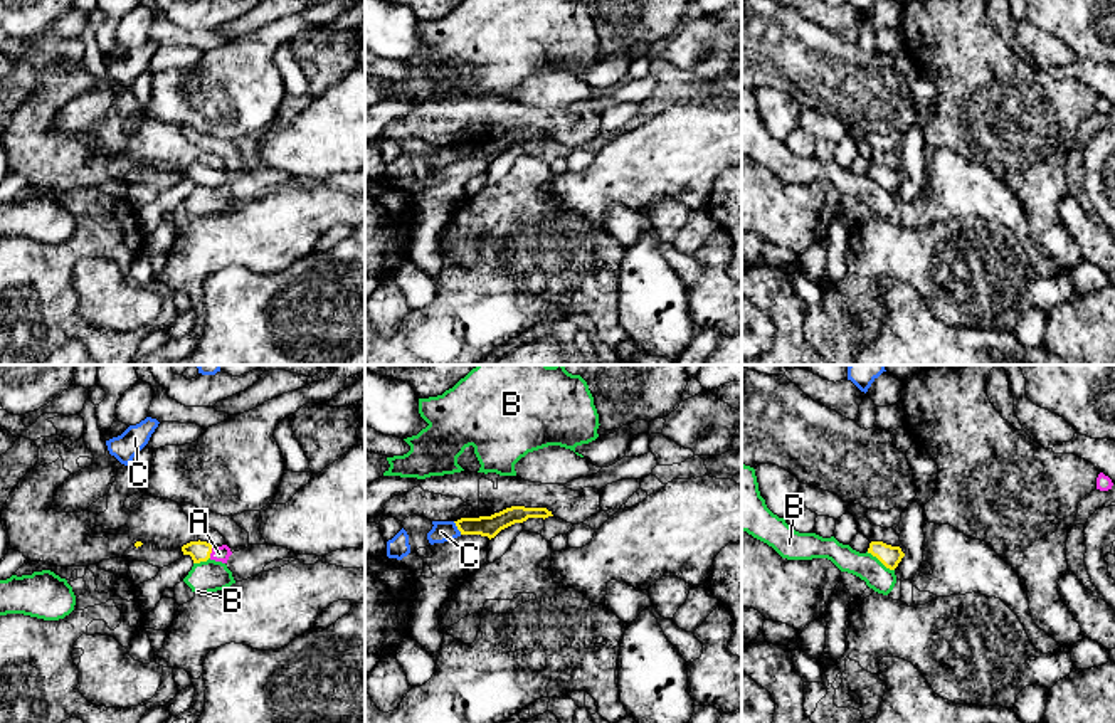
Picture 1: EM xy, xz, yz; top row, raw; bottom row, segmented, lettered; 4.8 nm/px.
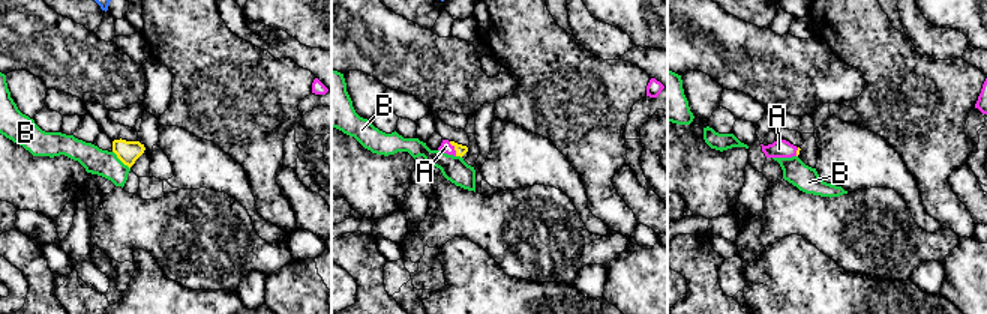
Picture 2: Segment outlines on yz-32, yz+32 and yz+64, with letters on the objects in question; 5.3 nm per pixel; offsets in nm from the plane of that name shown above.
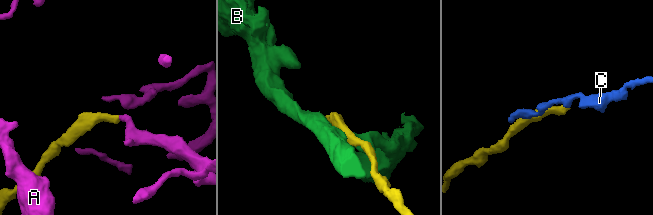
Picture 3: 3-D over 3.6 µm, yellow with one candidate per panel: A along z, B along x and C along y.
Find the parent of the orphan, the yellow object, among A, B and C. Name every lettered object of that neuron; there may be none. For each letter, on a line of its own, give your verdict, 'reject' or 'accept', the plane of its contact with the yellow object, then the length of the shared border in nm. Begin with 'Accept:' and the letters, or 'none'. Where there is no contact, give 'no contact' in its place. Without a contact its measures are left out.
Accept: A
A: accept; meets yellow in xy; contact 60 nm long
B: reject; meets yellow in yz; contact 160 nm long
C: reject; meets yellow in xz; contact 80 nm long

